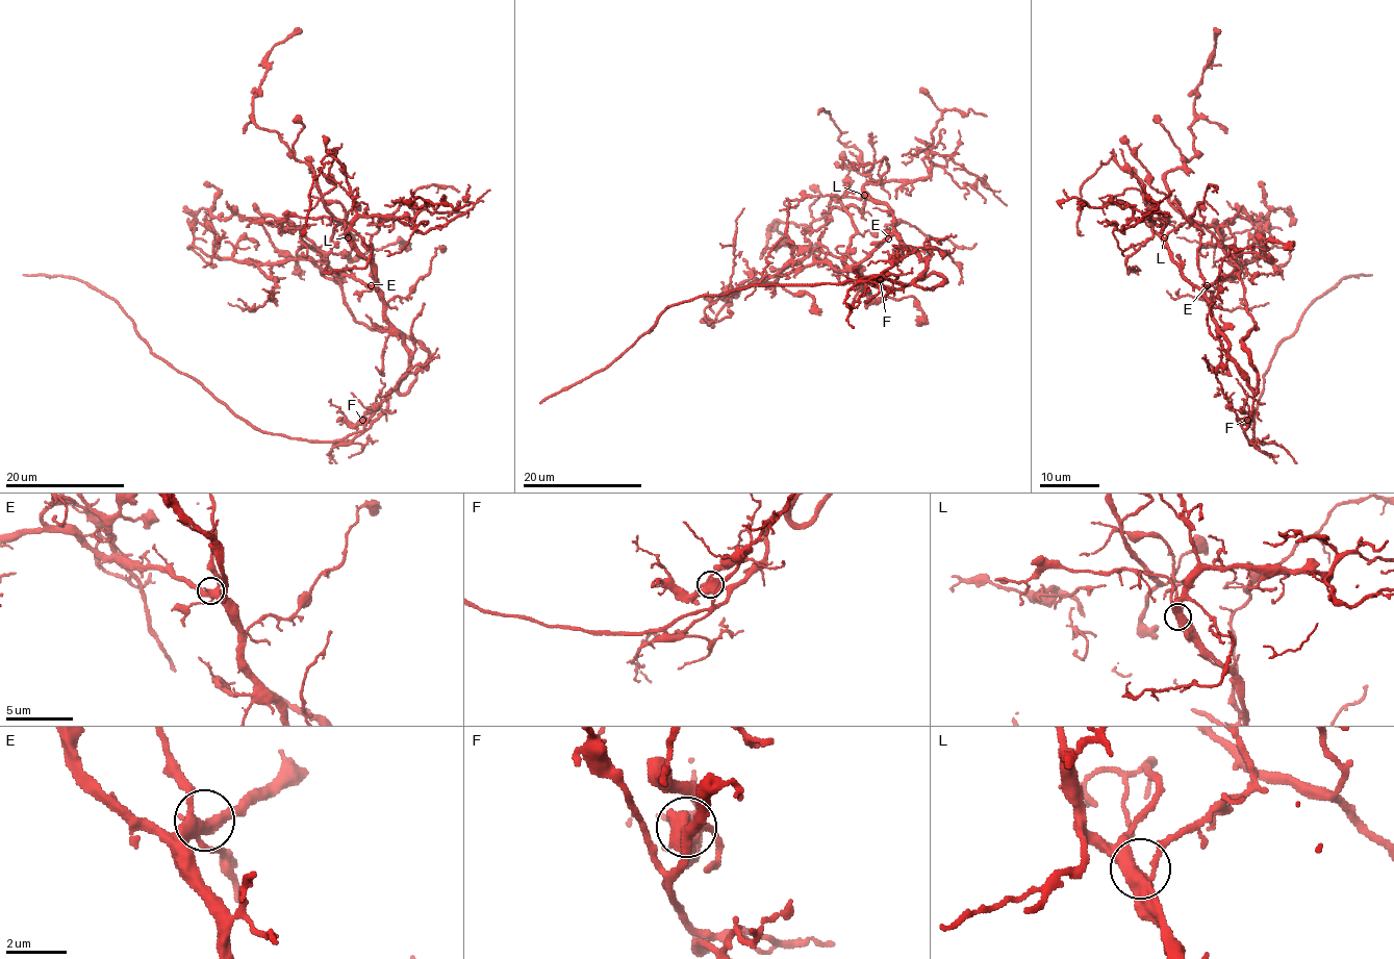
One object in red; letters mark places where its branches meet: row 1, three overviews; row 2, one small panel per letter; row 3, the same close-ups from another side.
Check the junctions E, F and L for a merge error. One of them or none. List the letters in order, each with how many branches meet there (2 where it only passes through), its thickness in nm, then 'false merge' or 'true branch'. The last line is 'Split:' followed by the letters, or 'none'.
E: 4 branches meet; 380 nm thick; true branch
F: 4 branches meet; 500 nm thick; true branch
L: 4 branches meet; 440 nm thick; true branch
Split: none

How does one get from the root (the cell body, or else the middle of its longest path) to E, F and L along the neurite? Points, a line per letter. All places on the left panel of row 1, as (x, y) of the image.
E: (404, 373), (408, 369), (404, 335), (386, 317), (384, 300), (371, 285)
F: (404, 373), (387, 394), (387, 407), (377, 418), (362, 421)
L: (404, 373), (408, 369), (405, 341), (386, 317), (384, 299), (377, 289), (376, 268), (348, 237)

